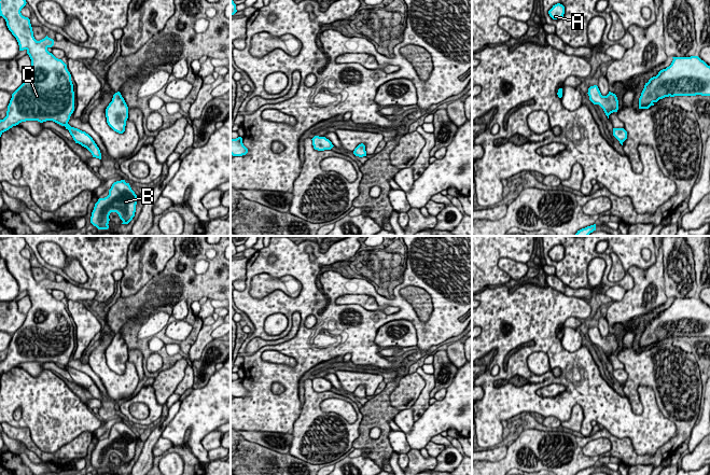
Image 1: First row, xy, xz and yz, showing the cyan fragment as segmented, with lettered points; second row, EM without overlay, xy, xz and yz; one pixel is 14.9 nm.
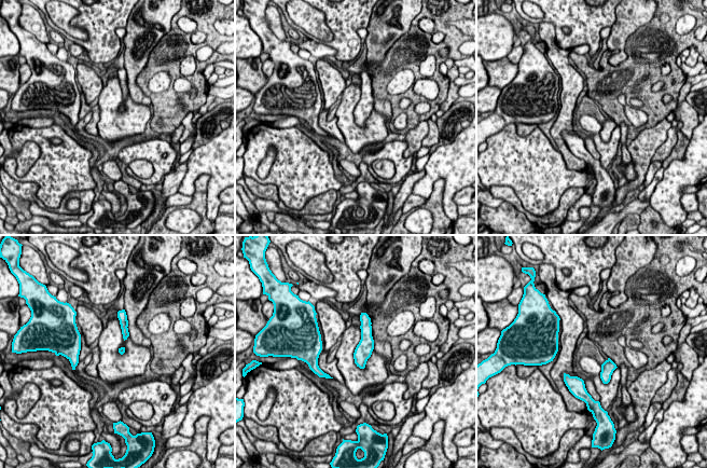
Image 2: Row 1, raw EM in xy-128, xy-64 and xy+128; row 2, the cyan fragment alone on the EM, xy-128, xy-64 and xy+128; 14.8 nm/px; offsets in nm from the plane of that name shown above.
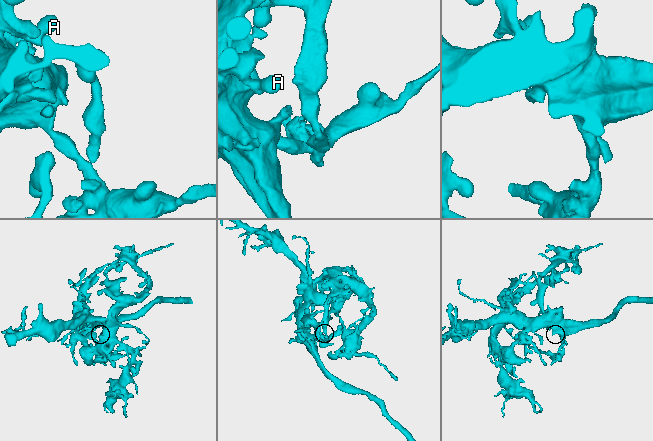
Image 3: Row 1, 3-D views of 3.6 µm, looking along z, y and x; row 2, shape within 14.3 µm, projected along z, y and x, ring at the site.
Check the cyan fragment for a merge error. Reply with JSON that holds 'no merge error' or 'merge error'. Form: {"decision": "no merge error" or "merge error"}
{"decision": "merge error"}

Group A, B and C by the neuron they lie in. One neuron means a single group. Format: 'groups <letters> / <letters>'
groups A C / B

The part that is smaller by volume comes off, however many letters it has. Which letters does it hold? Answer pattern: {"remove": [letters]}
{"remove": ["B"]}

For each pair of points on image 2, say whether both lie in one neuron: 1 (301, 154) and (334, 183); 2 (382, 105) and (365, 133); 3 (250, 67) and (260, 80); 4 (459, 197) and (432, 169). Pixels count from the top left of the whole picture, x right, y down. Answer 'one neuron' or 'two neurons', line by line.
1: one neuron
2: two neurons
3: one neuron
4: two neurons

